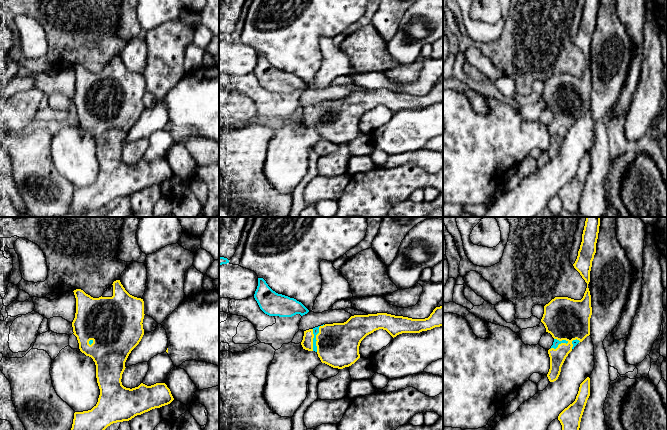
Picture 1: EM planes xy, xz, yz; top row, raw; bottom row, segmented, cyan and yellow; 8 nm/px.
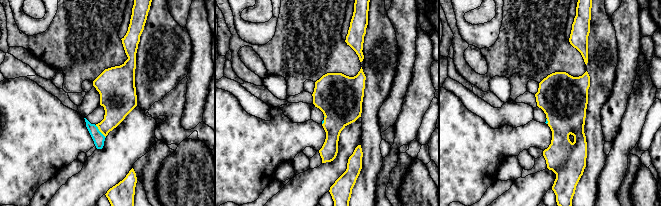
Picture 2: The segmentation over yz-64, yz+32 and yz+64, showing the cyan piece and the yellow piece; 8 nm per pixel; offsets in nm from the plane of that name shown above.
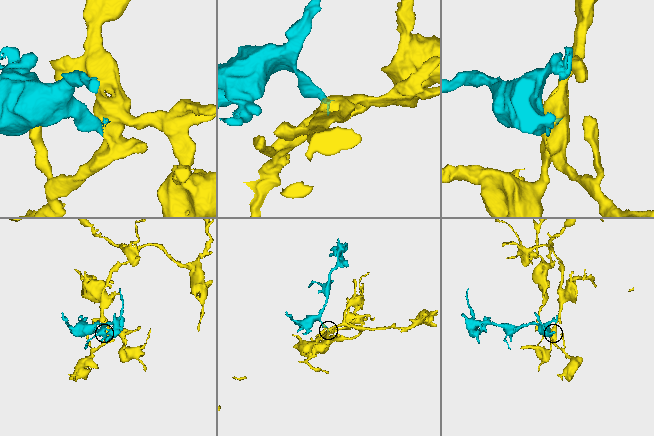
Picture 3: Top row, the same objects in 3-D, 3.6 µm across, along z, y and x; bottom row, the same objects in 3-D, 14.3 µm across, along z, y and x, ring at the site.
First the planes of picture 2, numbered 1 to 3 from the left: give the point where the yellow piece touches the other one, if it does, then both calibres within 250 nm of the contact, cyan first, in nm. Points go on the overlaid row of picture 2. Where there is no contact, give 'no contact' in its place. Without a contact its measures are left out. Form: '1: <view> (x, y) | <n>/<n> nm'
1: yz-64 (99, 131) | 90/220 nm
2: yz+32 (323, 122) | 20/360 nm
3: yz+64 (547, 121) | 20/380 nm

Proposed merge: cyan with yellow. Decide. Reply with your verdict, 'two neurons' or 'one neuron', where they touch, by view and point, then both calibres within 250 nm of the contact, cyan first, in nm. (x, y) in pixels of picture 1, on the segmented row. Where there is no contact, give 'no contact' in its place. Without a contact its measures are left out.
one neuron | xz (314, 337) | 50/340 nm

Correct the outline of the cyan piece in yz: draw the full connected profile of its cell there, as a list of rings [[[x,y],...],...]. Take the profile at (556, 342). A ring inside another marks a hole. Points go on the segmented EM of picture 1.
[[[586,217],[582,242],[578,256],[573,264],[587,283],[581,300],[568,297],[555,297],[544,306],[541,322],[554,338],[548,350],[550,369],[547,377],[550,382],[558,379],[561,367],[574,347],[590,335],[590,318],[592,315],[591,295],[588,288],[592,261],[596,253],[601,217]]]

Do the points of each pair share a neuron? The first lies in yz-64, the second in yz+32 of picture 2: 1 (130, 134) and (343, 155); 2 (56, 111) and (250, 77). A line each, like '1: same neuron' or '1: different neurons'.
1: same neuron
2: different neurons

